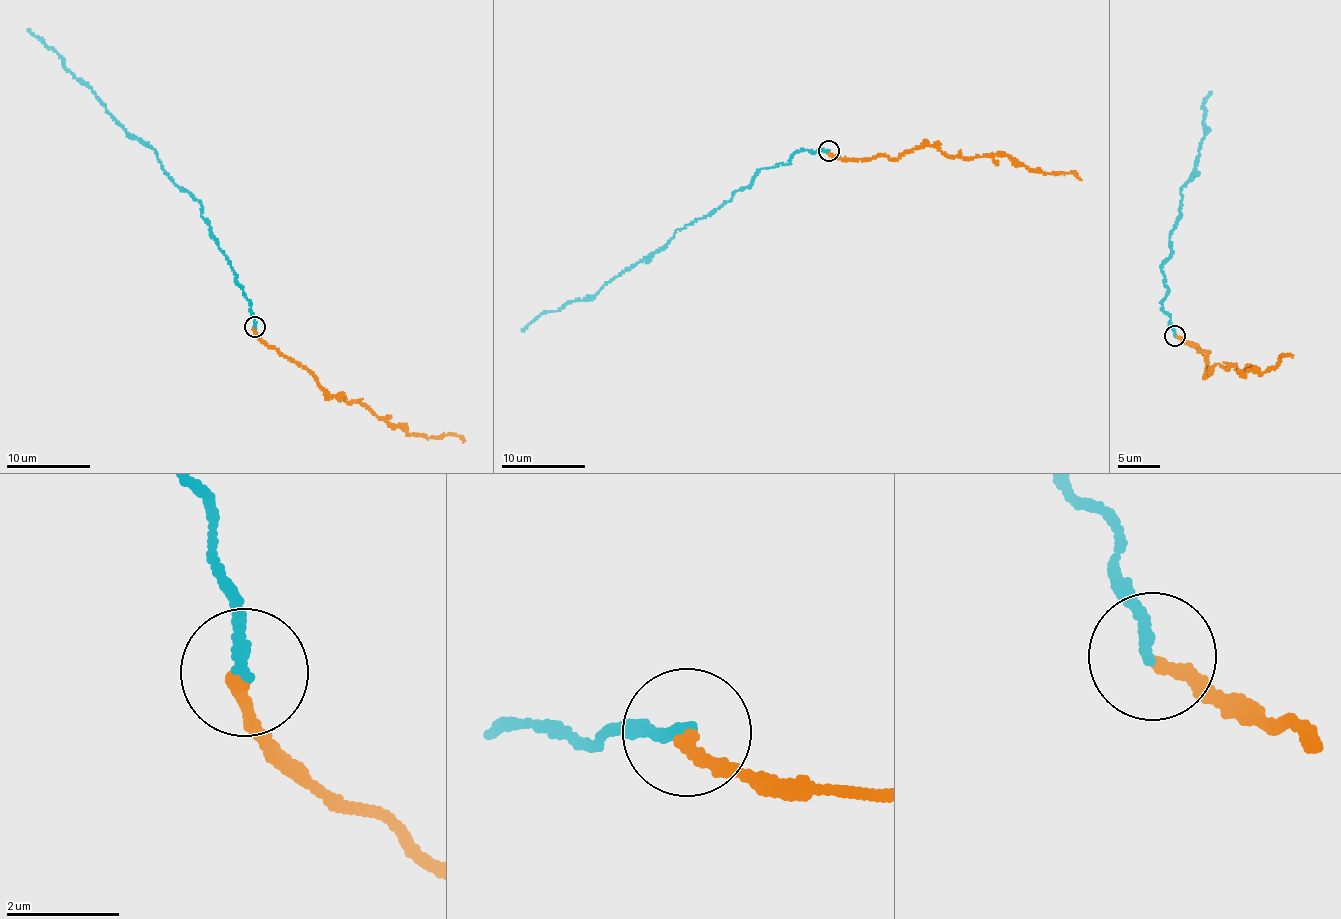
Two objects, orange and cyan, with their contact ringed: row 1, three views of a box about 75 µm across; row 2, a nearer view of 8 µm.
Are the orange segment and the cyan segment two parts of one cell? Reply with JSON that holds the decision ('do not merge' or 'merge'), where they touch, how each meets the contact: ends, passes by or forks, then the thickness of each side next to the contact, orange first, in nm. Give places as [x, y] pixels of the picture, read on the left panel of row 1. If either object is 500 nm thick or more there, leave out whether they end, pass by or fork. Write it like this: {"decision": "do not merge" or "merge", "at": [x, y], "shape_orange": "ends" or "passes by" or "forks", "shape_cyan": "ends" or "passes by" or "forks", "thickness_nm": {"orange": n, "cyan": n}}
{"decision": "merge", "at": [255, 327], "shape_orange": "ends", "shape_cyan": "ends", "thickness_nm": {"orange": 200, "cyan": 200}}

